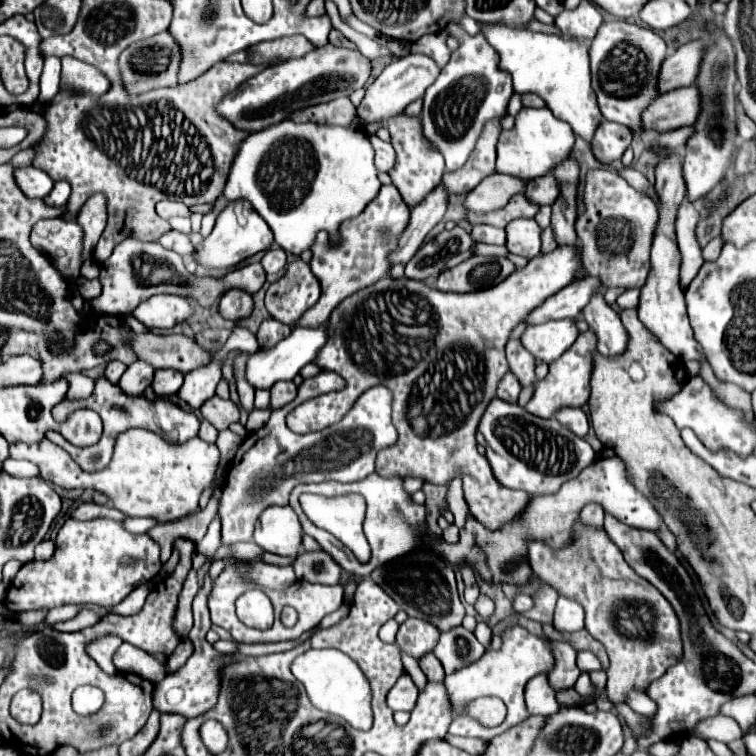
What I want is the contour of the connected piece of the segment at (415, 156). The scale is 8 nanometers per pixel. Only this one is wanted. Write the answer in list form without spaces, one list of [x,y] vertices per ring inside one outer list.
[[[396,115],[394,119],[388,119],[388,131],[392,135],[392,147],[396,149],[398,155],[398,163],[394,165],[394,171],[390,171],[390,177],[396,189],[400,191],[404,203],[412,209],[440,185],[442,175],[446,173],[444,159],[430,149],[426,139],[422,139],[422,127],[418,123],[418,117]]]

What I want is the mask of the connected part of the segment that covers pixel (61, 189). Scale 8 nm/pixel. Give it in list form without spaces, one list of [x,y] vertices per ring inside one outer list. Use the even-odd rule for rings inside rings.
[[[58,181],[50,191],[50,195],[44,197],[44,203],[52,207],[60,207],[60,205],[66,205],[68,199],[70,199],[70,185],[66,181]]]

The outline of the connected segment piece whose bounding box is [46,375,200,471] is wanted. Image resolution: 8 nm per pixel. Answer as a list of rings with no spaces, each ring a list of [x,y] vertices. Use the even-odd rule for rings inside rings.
[[[104,375],[96,377],[94,391],[92,391],[90,397],[86,397],[86,399],[72,399],[72,401],[64,397],[64,401],[54,411],[74,411],[74,409],[92,409],[92,411],[96,411],[102,417],[104,433],[102,433],[100,441],[96,445],[90,445],[90,447],[76,447],[72,443],[68,443],[61,434],[55,431],[48,431],[46,438],[50,439],[52,443],[56,443],[58,447],[62,447],[76,461],[76,465],[82,471],[90,471],[90,469],[100,471],[100,469],[104,469],[110,463],[110,459],[112,459],[116,435],[126,431],[126,429],[130,429],[130,427],[146,427],[146,429],[156,431],[162,437],[170,439],[172,443],[182,443],[186,439],[196,437],[198,435],[198,427],[200,427],[200,419],[192,411],[186,411],[180,405],[176,405],[176,403],[172,403],[168,399],[162,399],[162,397],[158,397],[154,401],[148,401],[144,395],[126,395],[116,383],[110,383]],[[92,455],[98,455],[100,459],[92,461]]]

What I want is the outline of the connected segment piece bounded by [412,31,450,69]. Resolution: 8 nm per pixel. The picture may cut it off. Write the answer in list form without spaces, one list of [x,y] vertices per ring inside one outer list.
[[[436,33],[436,35],[424,35],[422,39],[418,39],[416,43],[412,43],[412,51],[414,53],[422,53],[428,55],[430,59],[434,59],[438,63],[438,67],[442,69],[448,61],[450,61],[450,49],[446,45],[448,33]]]

